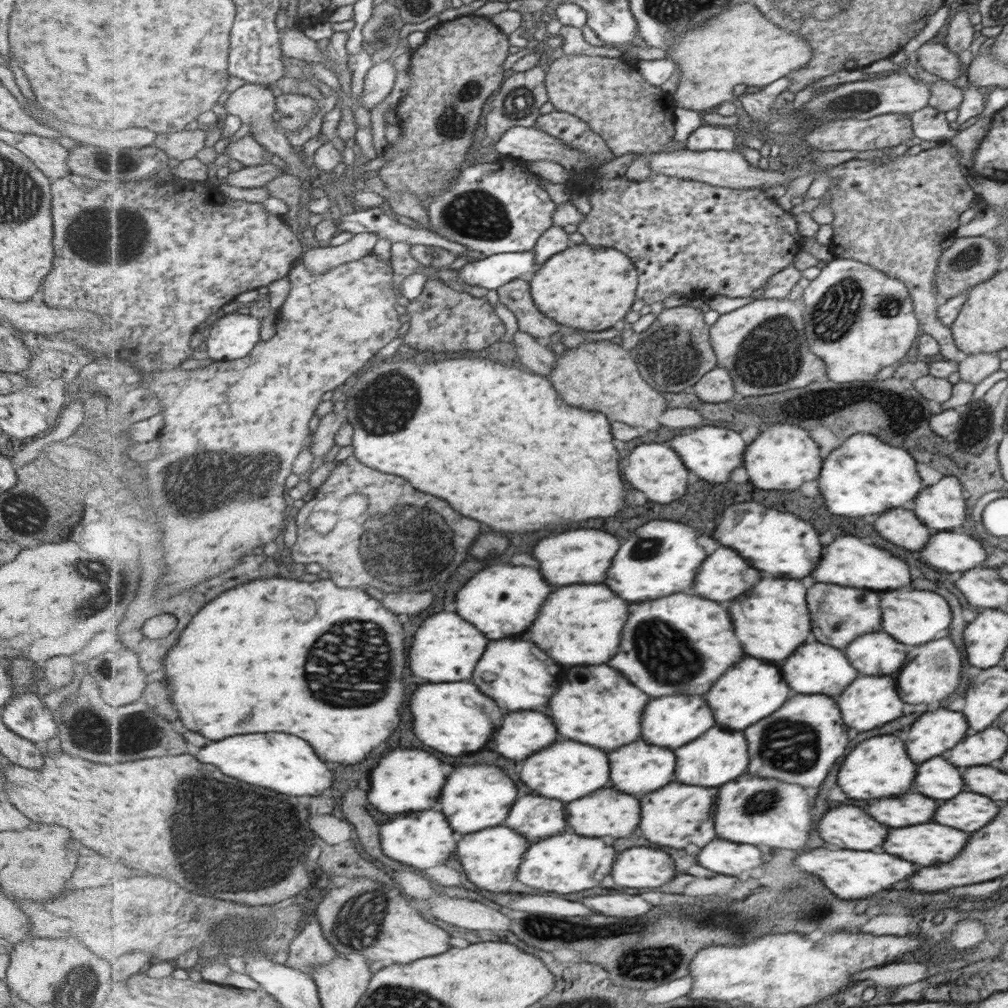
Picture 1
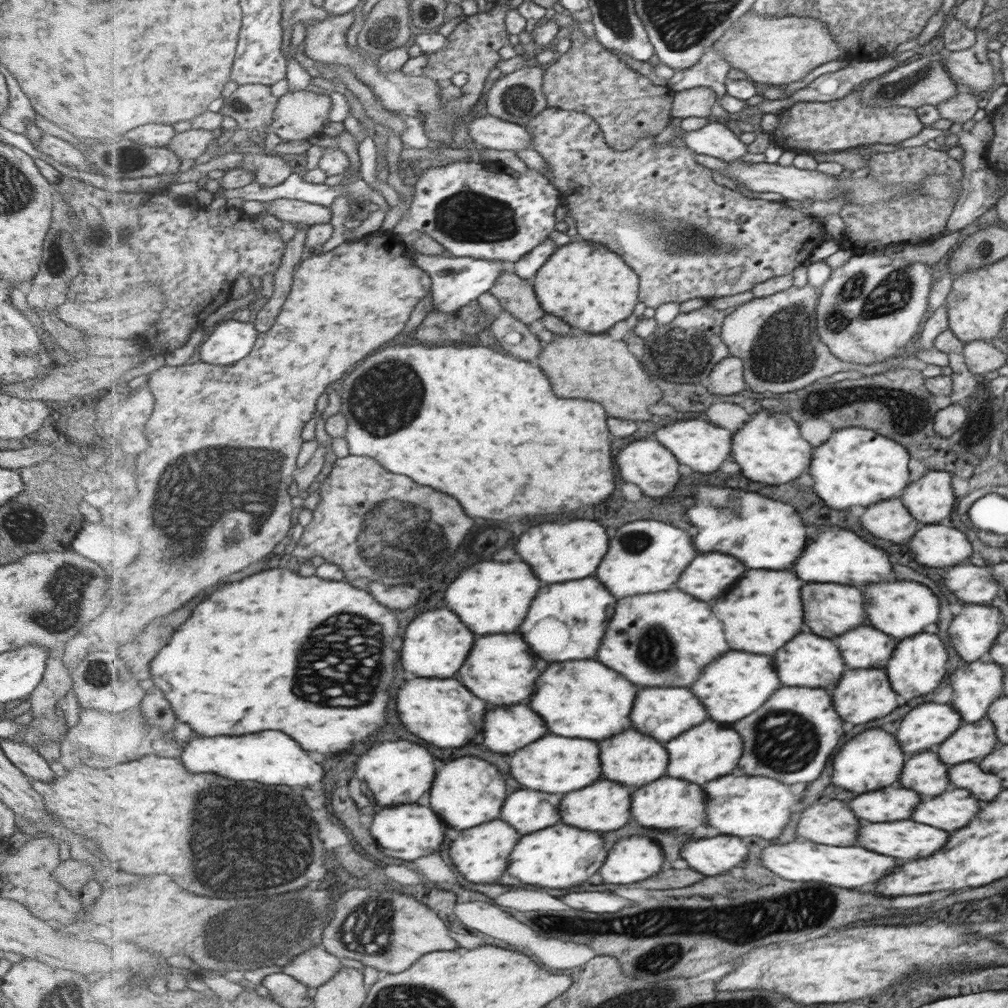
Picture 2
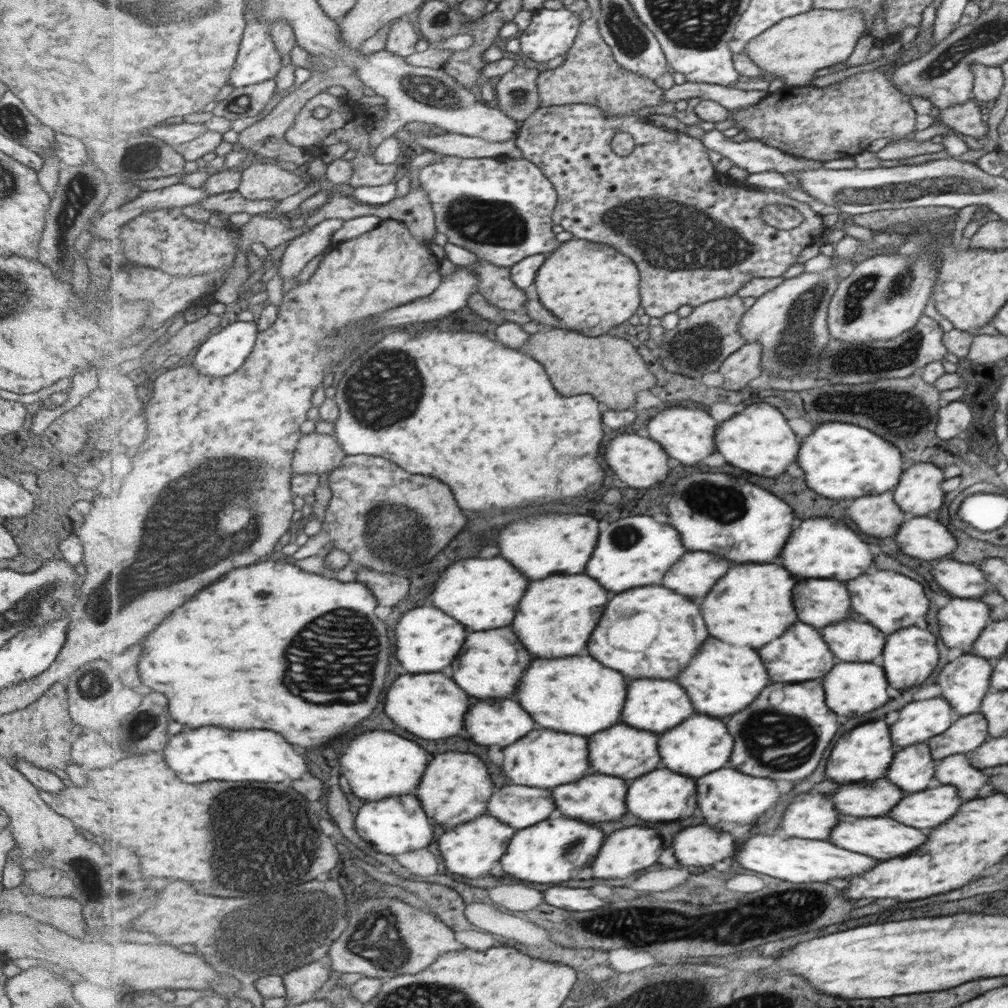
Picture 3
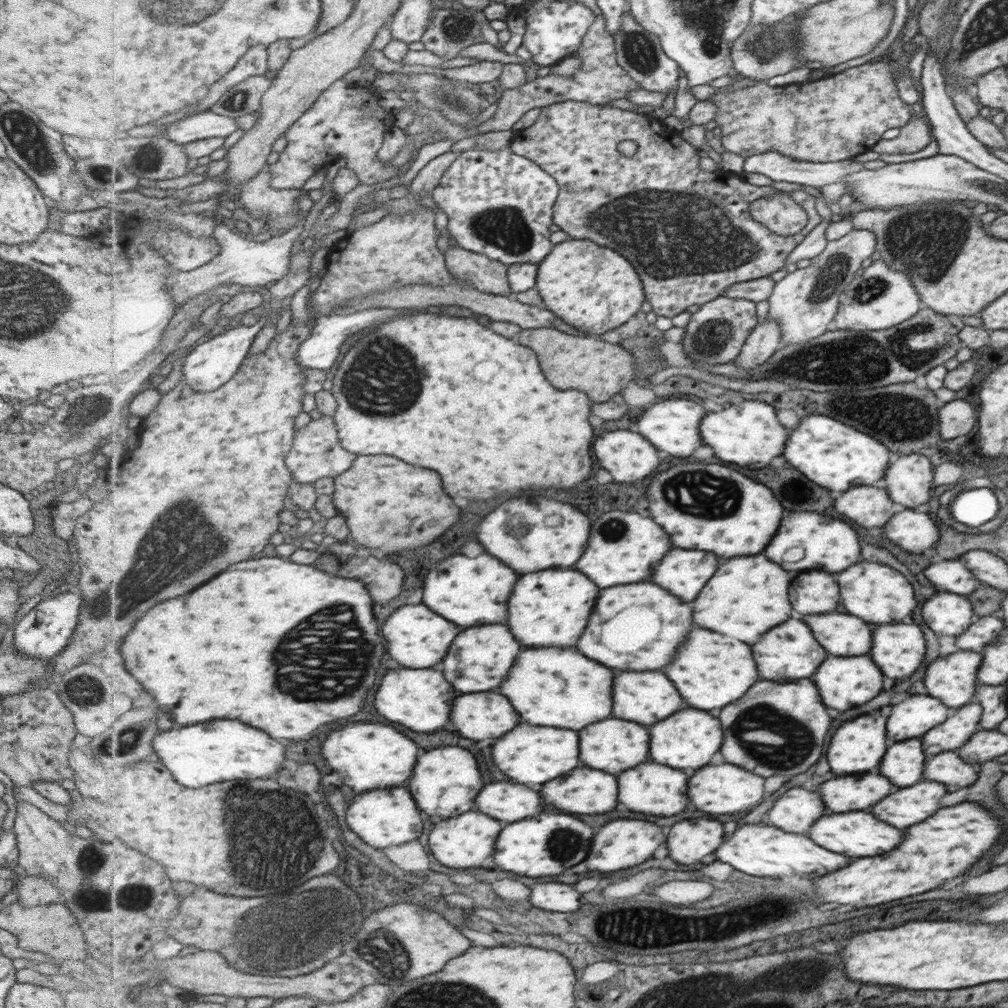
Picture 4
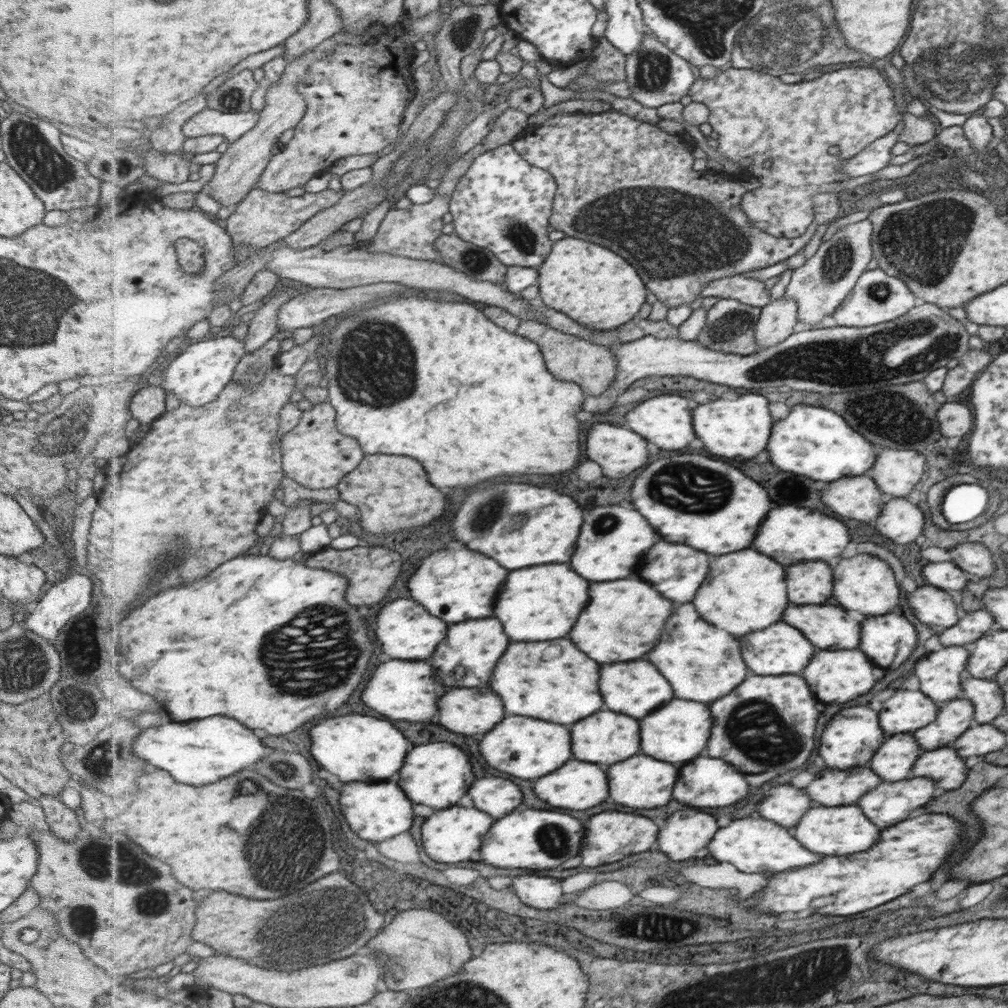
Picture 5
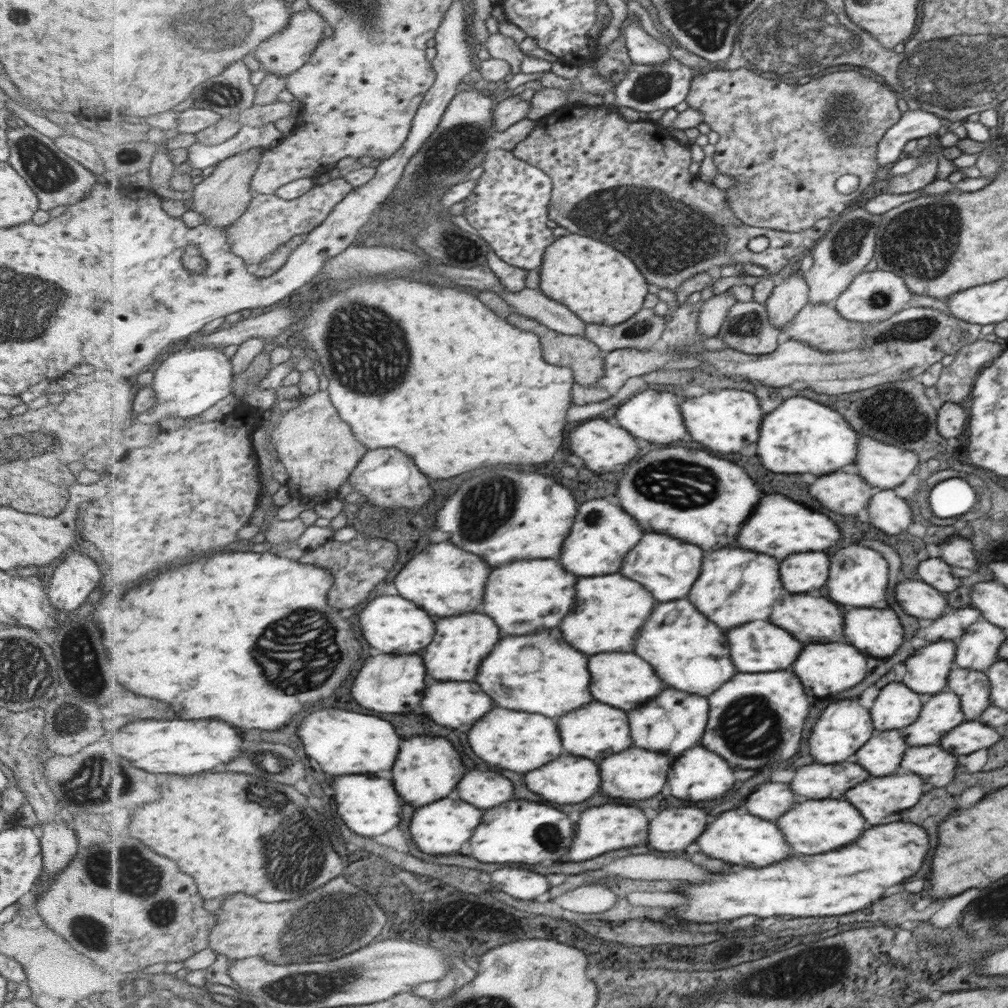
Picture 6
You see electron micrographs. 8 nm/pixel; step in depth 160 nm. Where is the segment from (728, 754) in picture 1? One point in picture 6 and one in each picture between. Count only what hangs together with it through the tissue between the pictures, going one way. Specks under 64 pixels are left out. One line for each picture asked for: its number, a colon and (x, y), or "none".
2: (711, 750)
3: (703, 744)
4: (690, 739)
5: (680, 731)
6: (675, 722)

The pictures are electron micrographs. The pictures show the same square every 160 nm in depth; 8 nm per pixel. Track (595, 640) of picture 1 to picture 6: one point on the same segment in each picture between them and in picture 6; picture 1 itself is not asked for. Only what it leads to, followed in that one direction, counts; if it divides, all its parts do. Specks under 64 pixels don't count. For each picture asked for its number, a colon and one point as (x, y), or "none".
2: (567, 621)
3: (559, 614)
4: (551, 608)
5: (541, 603)
6: (538, 594)

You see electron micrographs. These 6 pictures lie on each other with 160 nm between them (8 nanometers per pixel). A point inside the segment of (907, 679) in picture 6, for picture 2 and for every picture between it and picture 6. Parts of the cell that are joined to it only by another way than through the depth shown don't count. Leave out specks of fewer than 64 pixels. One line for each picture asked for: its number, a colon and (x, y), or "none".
2: (976, 684)
3: (964, 680)
4: (950, 679)
5: (938, 672)

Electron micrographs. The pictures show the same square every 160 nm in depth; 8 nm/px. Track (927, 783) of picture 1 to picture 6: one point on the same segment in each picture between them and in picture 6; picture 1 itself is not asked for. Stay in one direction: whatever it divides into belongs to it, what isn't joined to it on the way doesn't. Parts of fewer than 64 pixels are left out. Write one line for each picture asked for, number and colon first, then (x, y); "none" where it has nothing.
2: (923, 772)
3: (913, 768)
4: (903, 765)
5: (893, 762)
6: (881, 755)

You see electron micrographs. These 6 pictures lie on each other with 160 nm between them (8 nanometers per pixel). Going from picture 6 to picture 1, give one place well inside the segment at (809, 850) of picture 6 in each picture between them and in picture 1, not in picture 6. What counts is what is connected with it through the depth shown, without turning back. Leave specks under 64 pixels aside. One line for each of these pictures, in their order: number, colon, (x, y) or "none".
1: (926, 844)
2: (906, 840)
3: (881, 838)
4: (857, 833)
5: (841, 830)

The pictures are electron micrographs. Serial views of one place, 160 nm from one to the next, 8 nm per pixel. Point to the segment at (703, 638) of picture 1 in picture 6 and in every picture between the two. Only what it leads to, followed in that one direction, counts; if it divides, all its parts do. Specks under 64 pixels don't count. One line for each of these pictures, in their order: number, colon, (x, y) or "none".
2: (666, 639)
3: (652, 632)
4: (642, 625)
5: (625, 620)
6: (611, 610)

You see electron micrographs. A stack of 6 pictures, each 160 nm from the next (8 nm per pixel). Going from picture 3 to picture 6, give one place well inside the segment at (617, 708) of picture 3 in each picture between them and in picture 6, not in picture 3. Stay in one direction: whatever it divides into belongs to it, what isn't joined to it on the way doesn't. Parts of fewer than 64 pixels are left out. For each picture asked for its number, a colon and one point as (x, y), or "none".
4: (549, 686)
5: (564, 688)
6: (543, 675)

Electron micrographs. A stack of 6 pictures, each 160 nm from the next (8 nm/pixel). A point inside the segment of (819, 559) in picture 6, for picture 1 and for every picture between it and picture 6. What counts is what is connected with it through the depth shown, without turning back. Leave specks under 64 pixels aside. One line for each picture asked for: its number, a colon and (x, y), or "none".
1: (839, 614)
2: (830, 609)
3: (820, 602)
4: (814, 592)
5: (809, 583)

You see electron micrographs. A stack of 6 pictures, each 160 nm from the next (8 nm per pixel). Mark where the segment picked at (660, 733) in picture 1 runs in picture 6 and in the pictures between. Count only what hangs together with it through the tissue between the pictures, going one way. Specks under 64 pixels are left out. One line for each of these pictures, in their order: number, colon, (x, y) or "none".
2: (665, 713)
3: (658, 705)
4: (648, 697)
5: (636, 688)
6: (623, 680)

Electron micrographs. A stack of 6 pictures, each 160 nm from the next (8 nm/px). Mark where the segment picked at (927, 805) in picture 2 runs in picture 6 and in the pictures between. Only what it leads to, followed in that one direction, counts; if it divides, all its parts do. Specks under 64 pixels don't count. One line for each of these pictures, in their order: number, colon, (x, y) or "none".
3: (927, 809)
4: (906, 806)
5: (902, 797)
6: (878, 797)

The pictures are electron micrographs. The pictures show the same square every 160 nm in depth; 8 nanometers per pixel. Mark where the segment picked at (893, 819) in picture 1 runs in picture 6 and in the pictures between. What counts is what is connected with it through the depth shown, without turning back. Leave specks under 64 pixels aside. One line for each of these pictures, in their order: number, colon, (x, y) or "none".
2: (890, 804)
3: (876, 798)
4: (860, 792)
5: (835, 788)
6: (814, 780)

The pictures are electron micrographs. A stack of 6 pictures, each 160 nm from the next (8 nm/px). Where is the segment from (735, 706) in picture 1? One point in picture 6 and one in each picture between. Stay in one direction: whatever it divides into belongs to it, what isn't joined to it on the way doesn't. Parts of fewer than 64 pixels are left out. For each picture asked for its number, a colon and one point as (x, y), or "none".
2: (733, 687)
3: (723, 680)
4: (713, 670)
5: (704, 662)
6: (692, 653)

